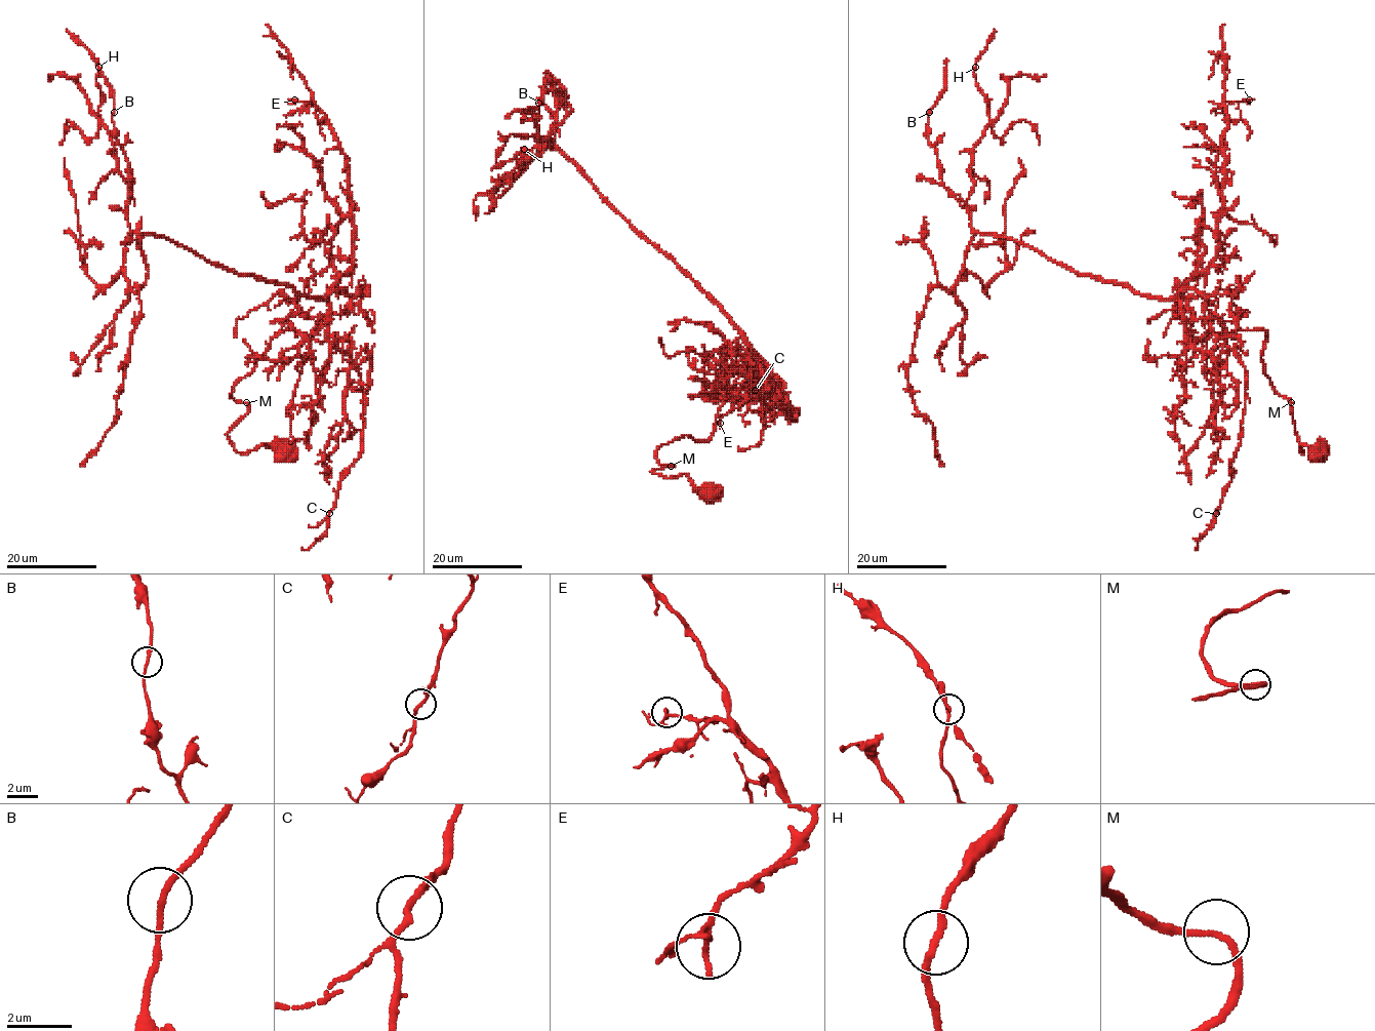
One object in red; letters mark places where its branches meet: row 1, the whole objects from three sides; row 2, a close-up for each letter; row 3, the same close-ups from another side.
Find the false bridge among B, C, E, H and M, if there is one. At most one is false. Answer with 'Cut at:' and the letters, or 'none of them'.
Cut at: none of them

